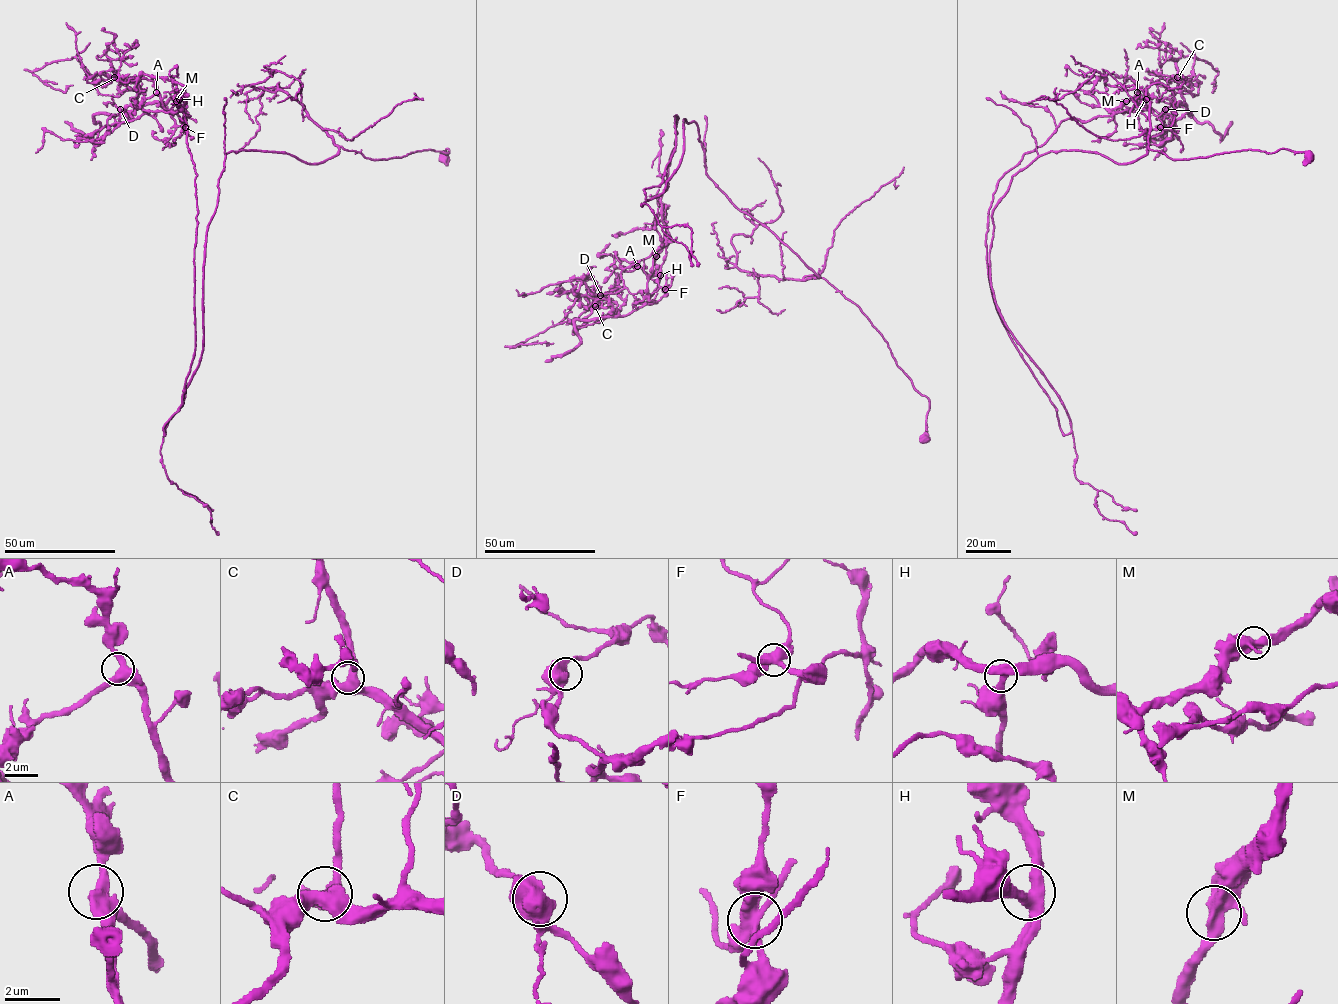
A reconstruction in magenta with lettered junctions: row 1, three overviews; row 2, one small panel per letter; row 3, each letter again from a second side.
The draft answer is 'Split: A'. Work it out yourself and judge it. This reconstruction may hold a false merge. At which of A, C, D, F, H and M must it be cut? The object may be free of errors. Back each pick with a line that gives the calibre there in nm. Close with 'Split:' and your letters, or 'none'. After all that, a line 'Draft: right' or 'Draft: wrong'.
F: Thickness 480 nm
Split: F
Draft: wrong

